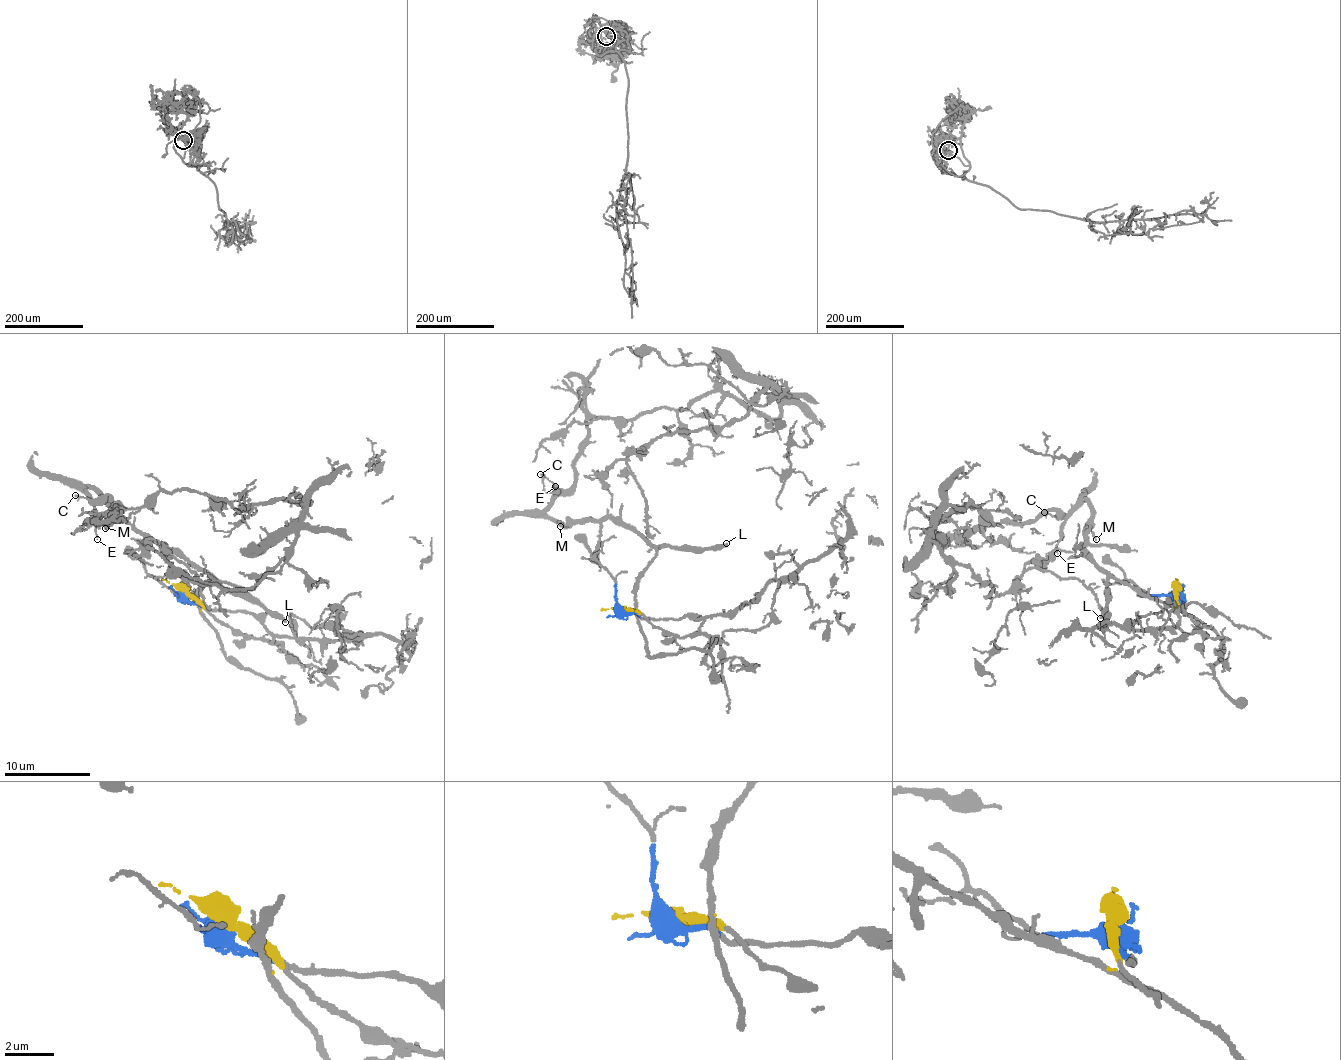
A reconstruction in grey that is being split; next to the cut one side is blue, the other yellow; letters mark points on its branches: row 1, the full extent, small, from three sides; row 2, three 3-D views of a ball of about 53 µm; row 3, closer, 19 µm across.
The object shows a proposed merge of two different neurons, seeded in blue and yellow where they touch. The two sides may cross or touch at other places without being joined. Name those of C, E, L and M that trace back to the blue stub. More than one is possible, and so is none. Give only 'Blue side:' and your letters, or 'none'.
Blue side: none

